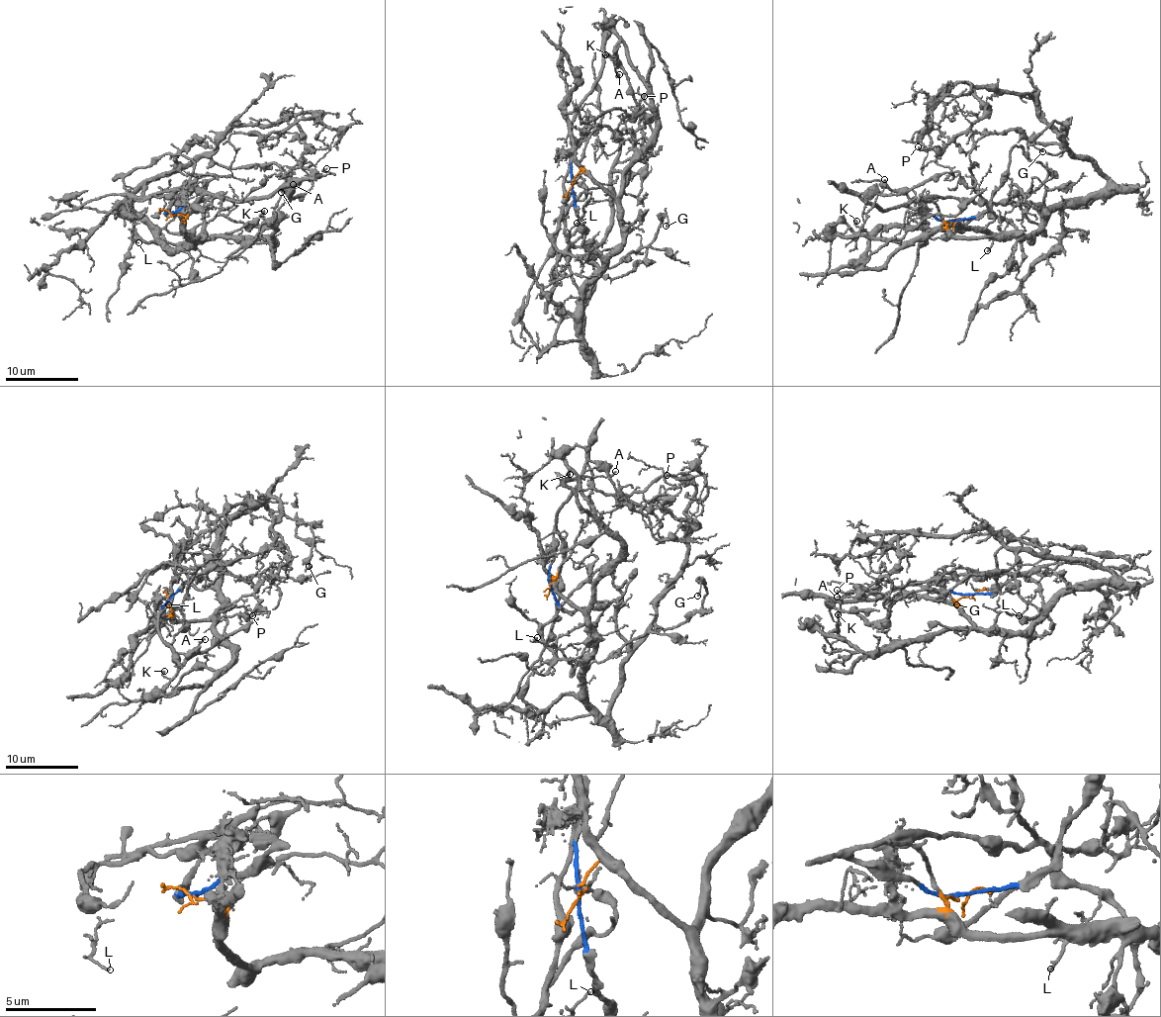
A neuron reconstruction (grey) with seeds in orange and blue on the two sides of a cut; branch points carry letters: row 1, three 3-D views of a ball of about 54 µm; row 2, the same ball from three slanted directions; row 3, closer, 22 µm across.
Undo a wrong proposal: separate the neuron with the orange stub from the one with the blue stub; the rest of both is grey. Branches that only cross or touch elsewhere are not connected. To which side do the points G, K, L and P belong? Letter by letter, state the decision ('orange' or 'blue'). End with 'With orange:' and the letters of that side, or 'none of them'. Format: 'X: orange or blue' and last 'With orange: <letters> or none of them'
G: orange
K: blue
L: orange
P: orange
With orange: G, L, P

